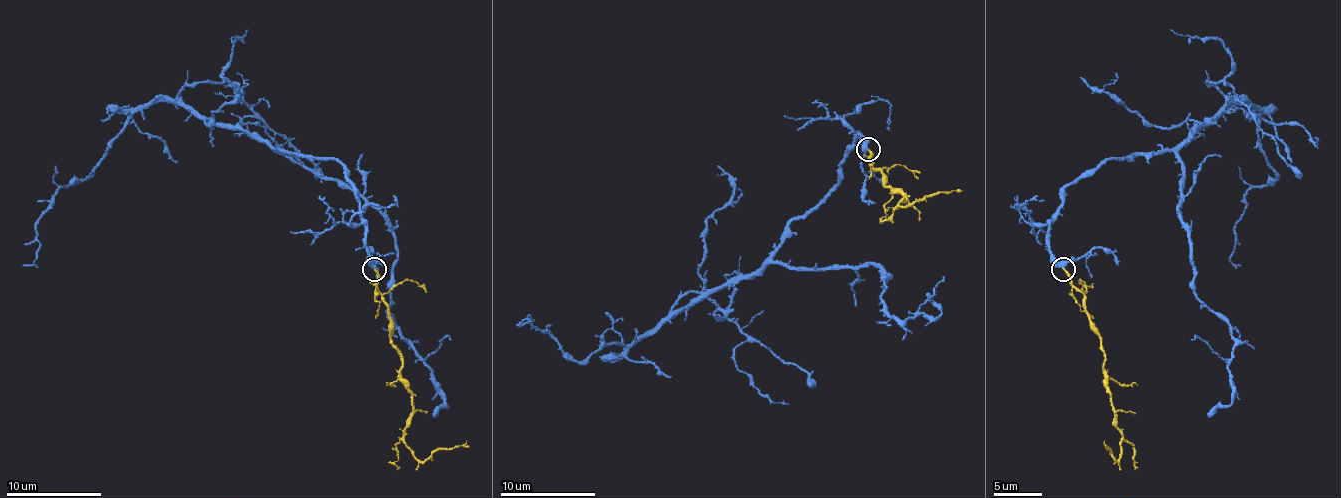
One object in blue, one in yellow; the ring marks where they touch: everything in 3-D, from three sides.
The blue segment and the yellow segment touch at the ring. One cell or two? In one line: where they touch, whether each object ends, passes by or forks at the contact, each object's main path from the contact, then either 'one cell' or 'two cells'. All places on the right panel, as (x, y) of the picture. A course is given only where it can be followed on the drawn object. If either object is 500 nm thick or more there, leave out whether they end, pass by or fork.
at (1063, 269); blue passes by; yellow ends there; blue runs (1063, 270), (1048, 220), (1070, 184), (1172, 151), (1246, 101), (1275, 179), (1246, 193), (1239, 265); yellow runs (1063, 270), (1084, 296), (1089, 325), (1098, 336), (1106, 356), (1106, 382), (1122, 441), (1115, 460), (1103, 441); one cell

